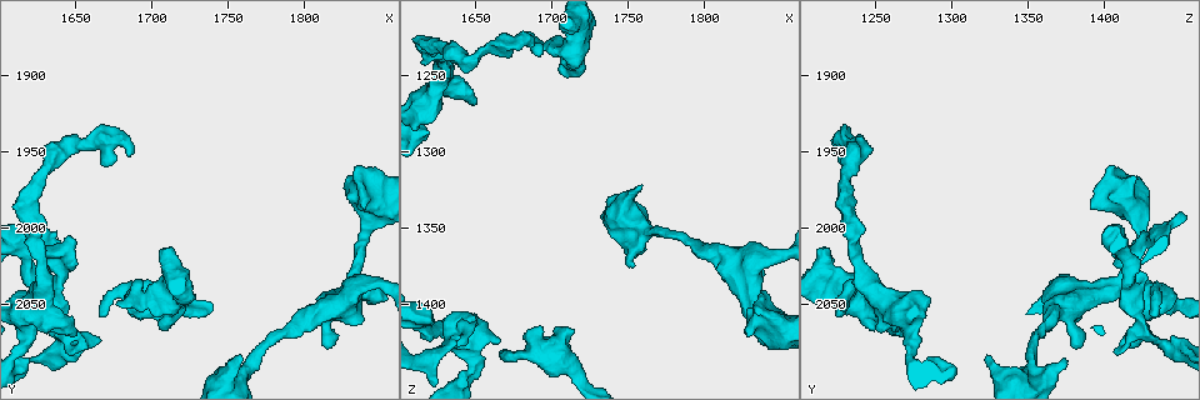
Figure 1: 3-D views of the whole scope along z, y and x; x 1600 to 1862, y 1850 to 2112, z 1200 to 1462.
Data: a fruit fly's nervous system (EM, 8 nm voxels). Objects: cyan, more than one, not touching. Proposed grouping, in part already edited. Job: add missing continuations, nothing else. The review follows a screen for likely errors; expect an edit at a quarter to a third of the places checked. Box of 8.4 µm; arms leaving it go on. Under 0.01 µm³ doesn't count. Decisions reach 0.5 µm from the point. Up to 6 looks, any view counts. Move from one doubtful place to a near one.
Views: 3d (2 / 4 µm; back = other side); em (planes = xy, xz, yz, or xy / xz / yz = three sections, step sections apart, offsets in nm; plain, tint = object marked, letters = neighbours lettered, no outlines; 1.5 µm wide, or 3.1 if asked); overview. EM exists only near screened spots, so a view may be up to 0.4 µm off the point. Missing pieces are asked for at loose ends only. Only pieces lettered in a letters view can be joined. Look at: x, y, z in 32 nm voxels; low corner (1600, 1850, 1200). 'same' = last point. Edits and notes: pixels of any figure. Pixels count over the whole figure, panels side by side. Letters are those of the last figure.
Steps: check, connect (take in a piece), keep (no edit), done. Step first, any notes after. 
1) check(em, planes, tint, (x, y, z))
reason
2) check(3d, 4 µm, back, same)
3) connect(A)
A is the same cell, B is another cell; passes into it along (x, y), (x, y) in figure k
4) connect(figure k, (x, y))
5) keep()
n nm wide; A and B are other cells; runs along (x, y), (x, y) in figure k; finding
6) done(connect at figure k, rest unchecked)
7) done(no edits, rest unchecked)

check(em, yz, step 4, letters, (1652, 2078, 1410))
an open end

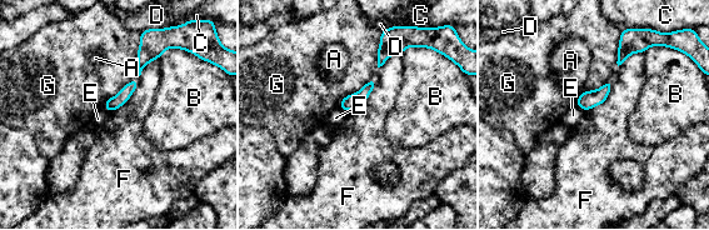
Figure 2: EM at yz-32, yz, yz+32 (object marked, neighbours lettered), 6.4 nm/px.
check(em, planes, letters, same)

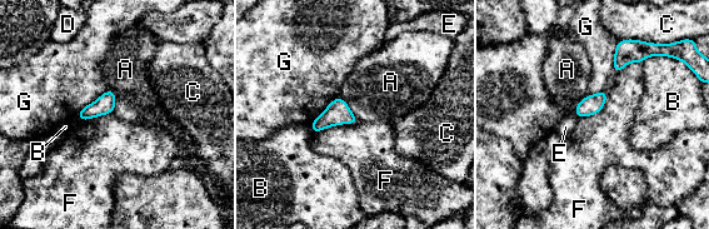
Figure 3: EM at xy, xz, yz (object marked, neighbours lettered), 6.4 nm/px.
keep()
A, B, C, D, E, F and G are other cells; border along (108, 89), (115, 95), (111, 111) in figure 3; no lettered piece goes on from it

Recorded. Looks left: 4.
check(em, xz, step 4, tint, (1678, 2052, 1224))
an open end

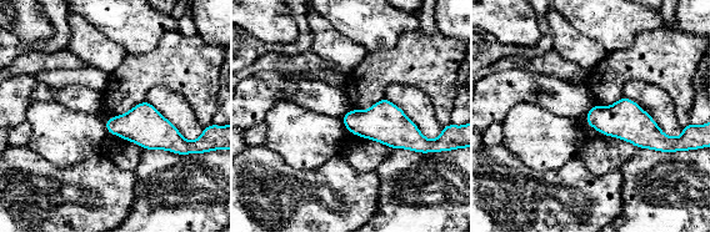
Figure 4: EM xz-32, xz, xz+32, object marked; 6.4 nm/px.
check(em, planes, tint, same)

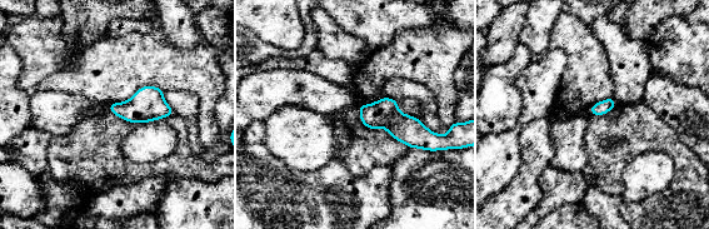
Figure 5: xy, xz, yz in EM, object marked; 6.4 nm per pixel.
check(em, planes, letters, same)
see the neighbours

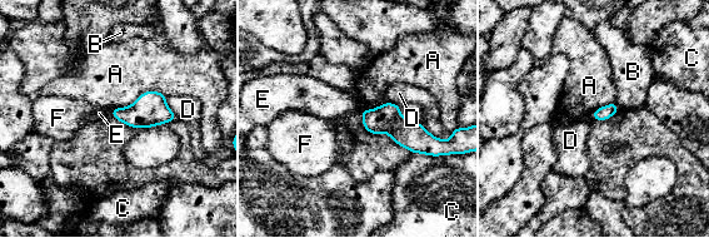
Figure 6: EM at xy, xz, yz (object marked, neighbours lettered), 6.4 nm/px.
keep()
A touches over 360 nm; A, B, C, D, E and F are other cells; border along (110, 110), (111, 115) in figure 6; no lettered piece goes on from it

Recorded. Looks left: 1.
check(em, planes, letters, (1756, 2084, 1324))
an open end

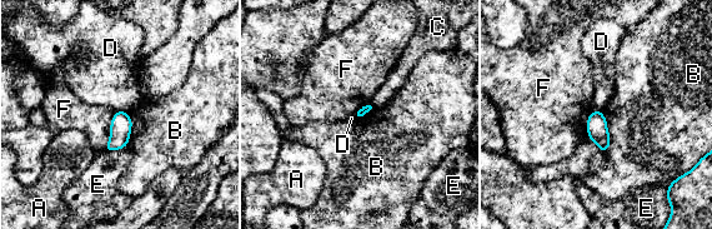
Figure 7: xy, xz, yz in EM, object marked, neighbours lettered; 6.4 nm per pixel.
keep()
A, B, C, D, E and F are other cells; border along (115, 110), (126, 111) in figure 7; none of them fits

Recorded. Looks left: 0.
done(no edits, rest unchecked)

